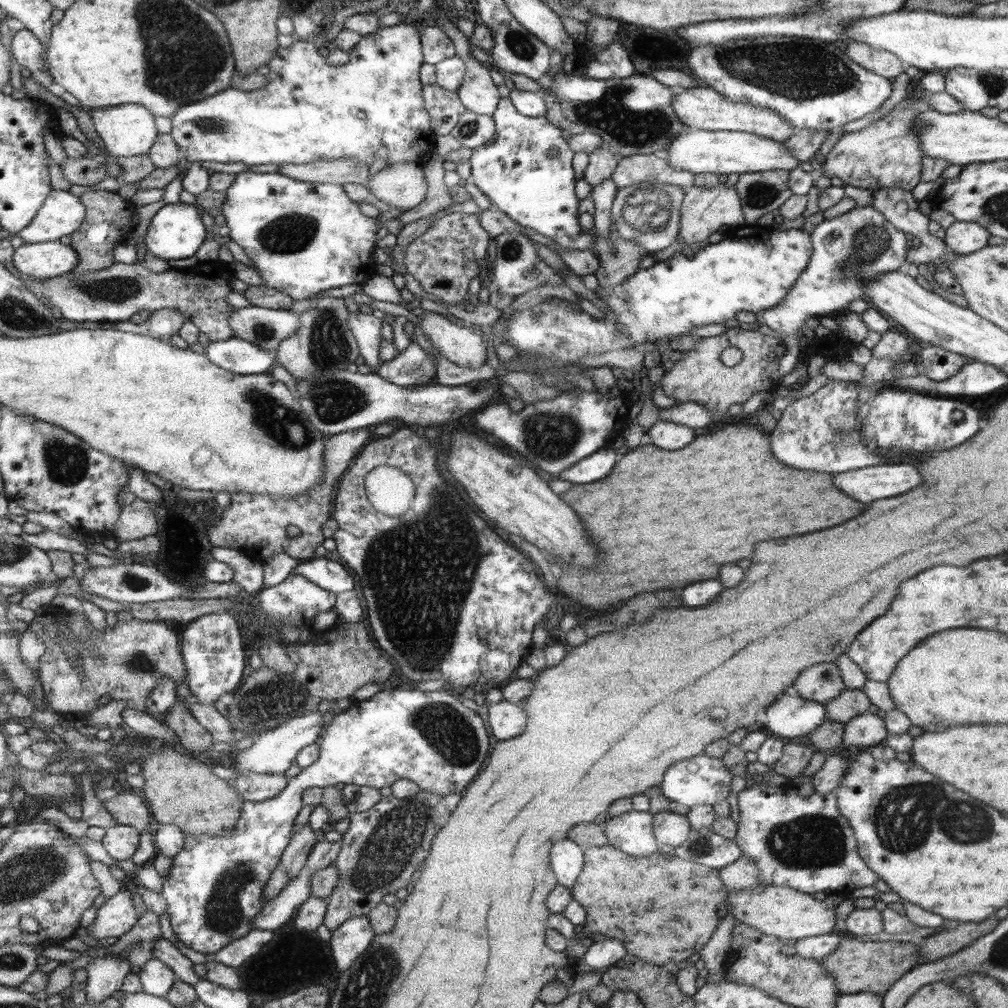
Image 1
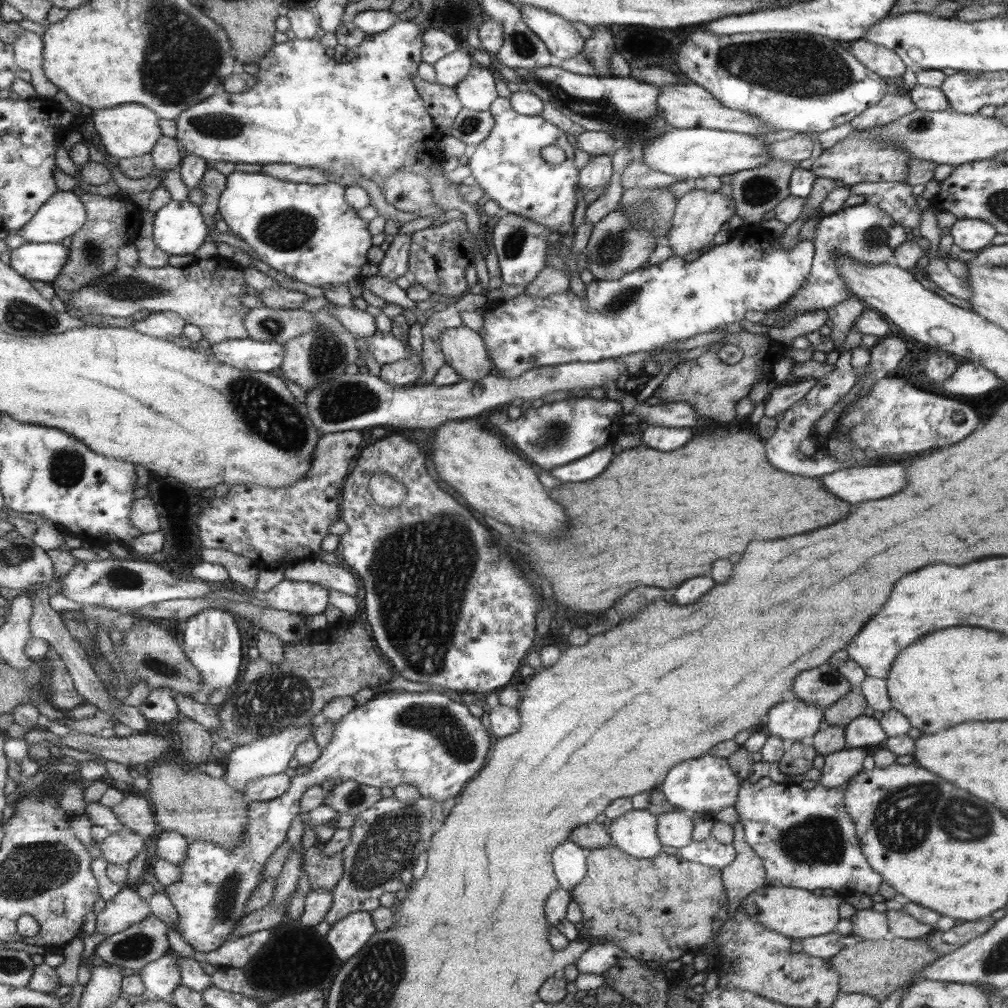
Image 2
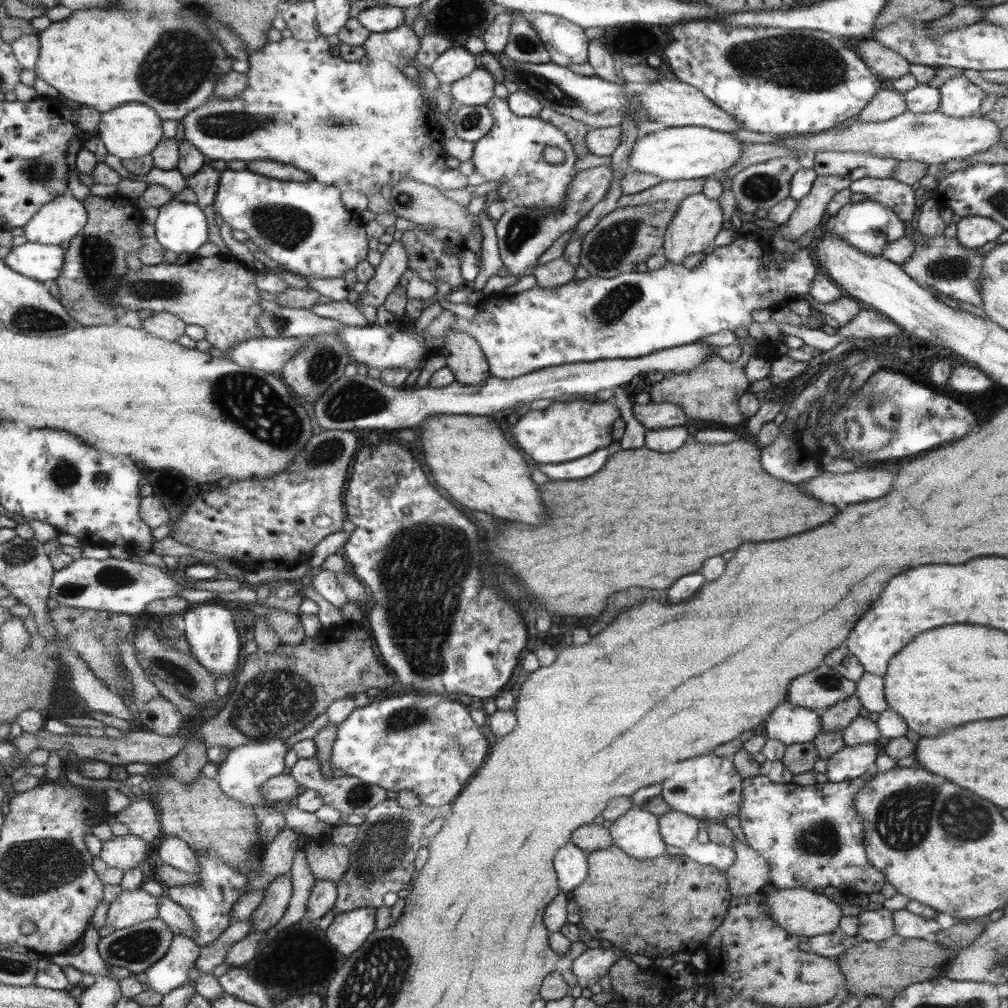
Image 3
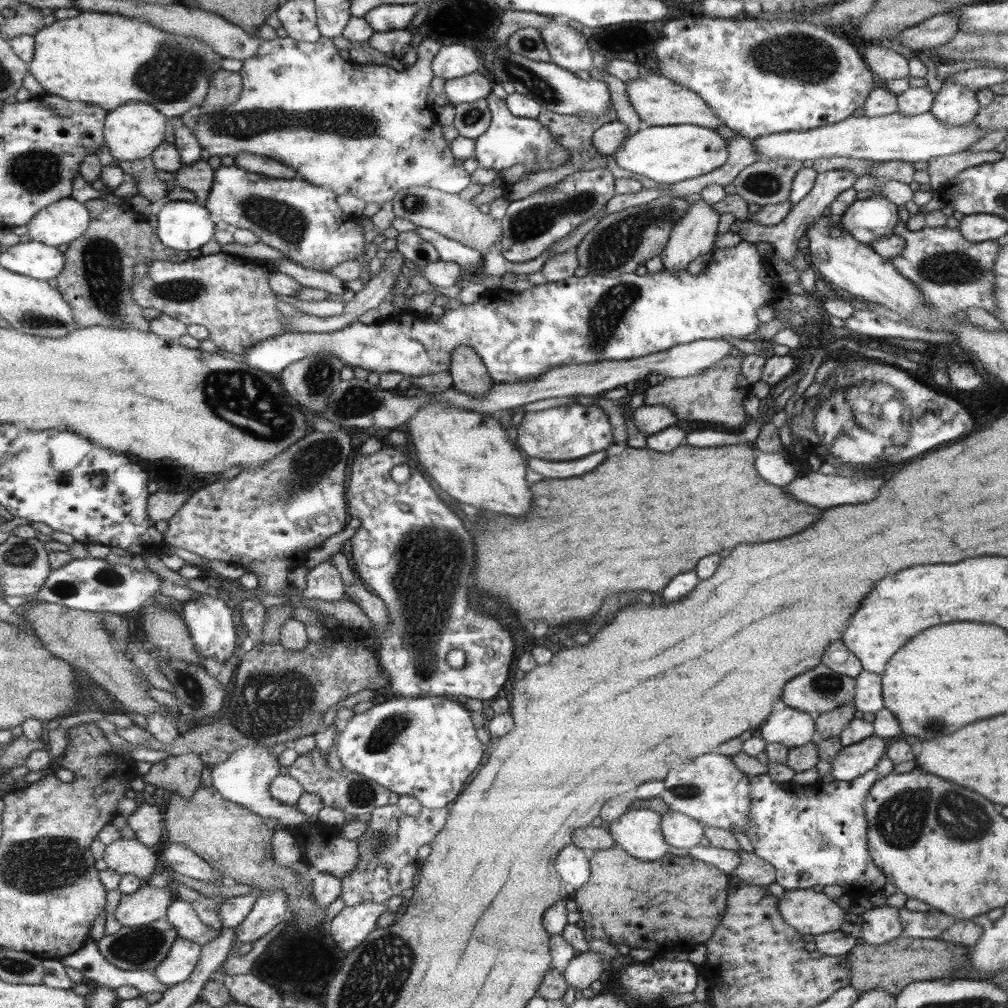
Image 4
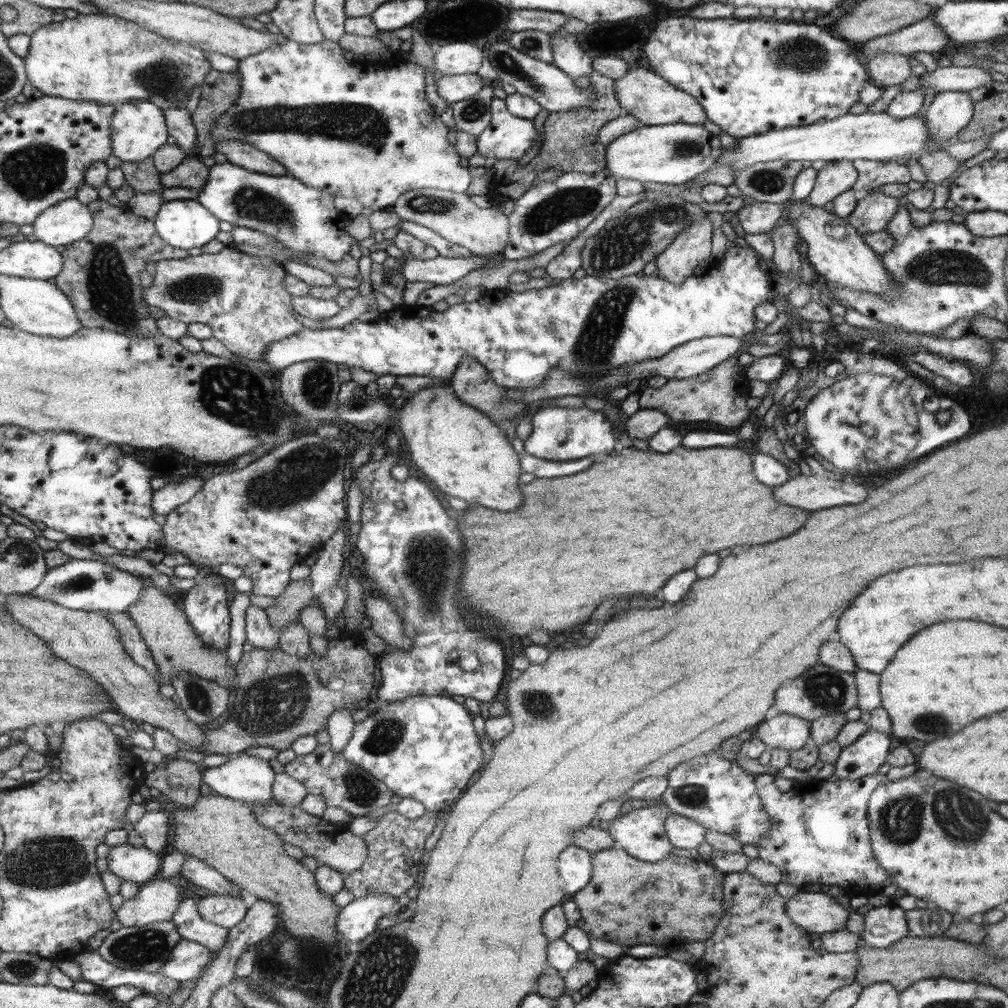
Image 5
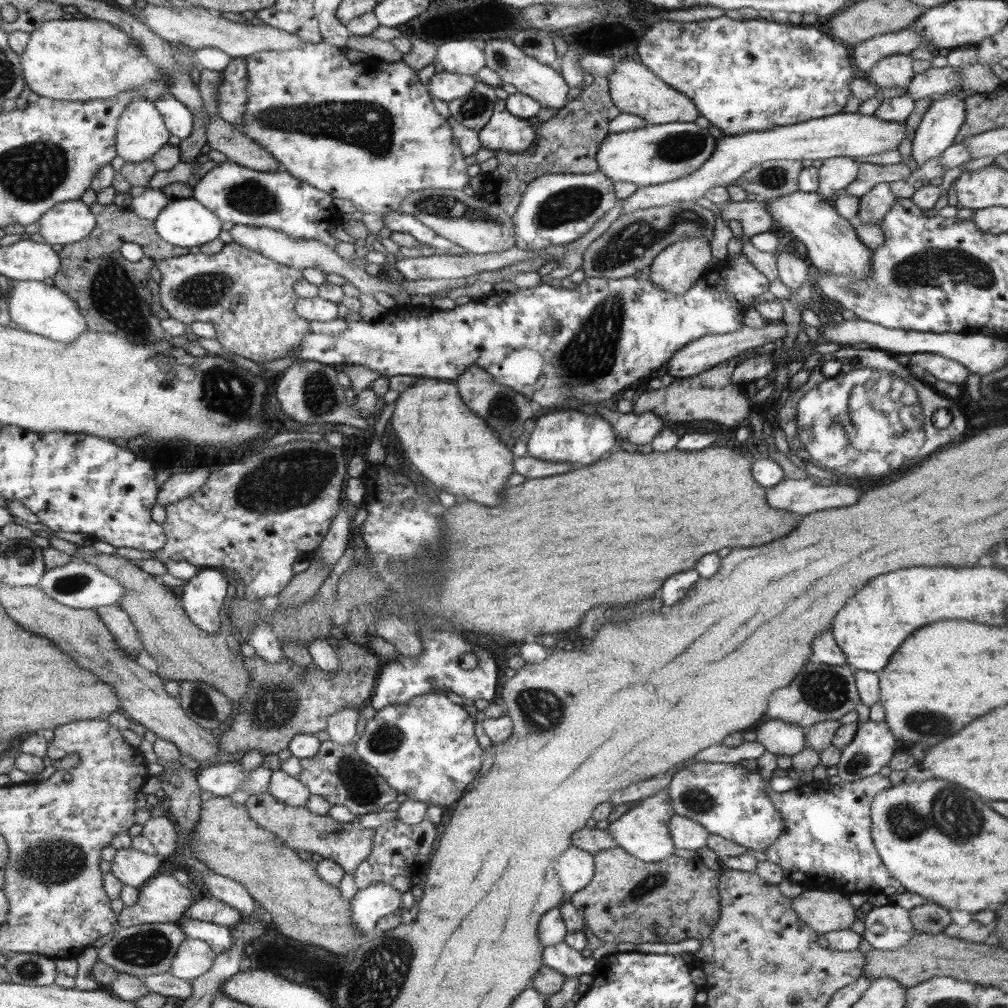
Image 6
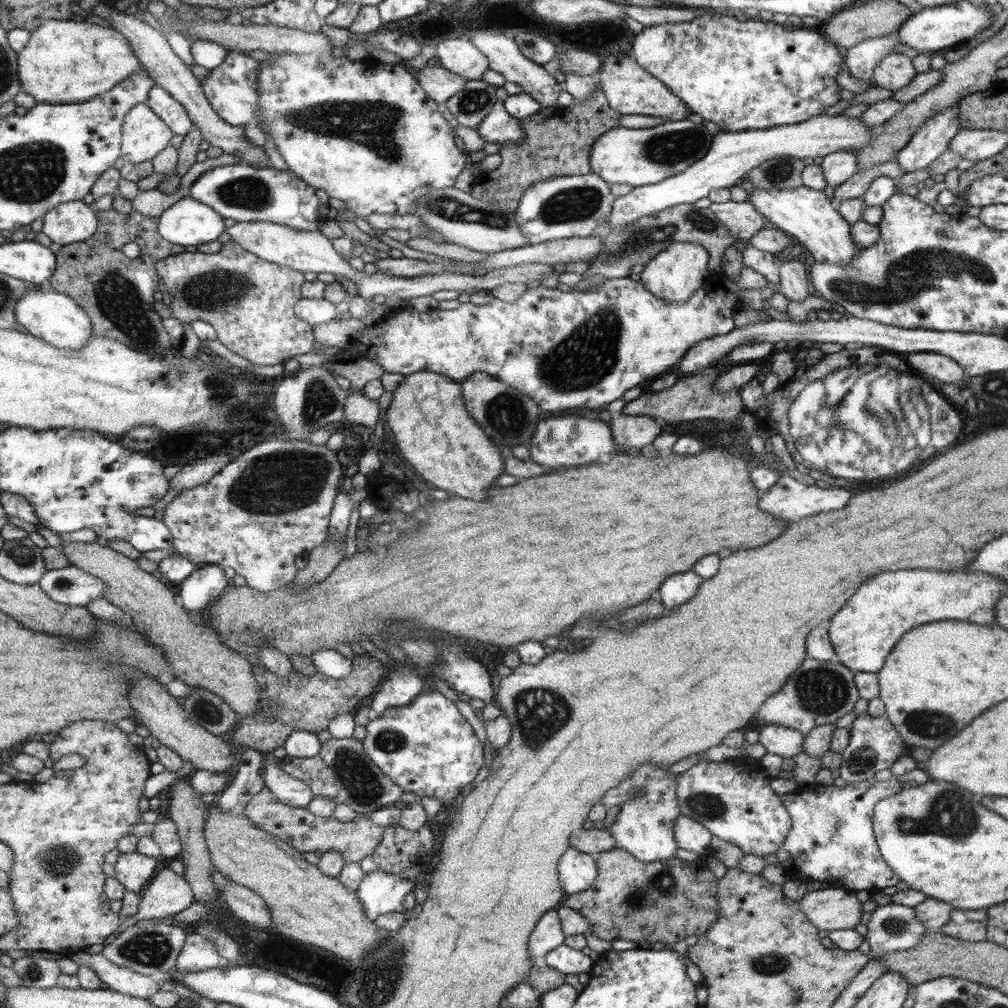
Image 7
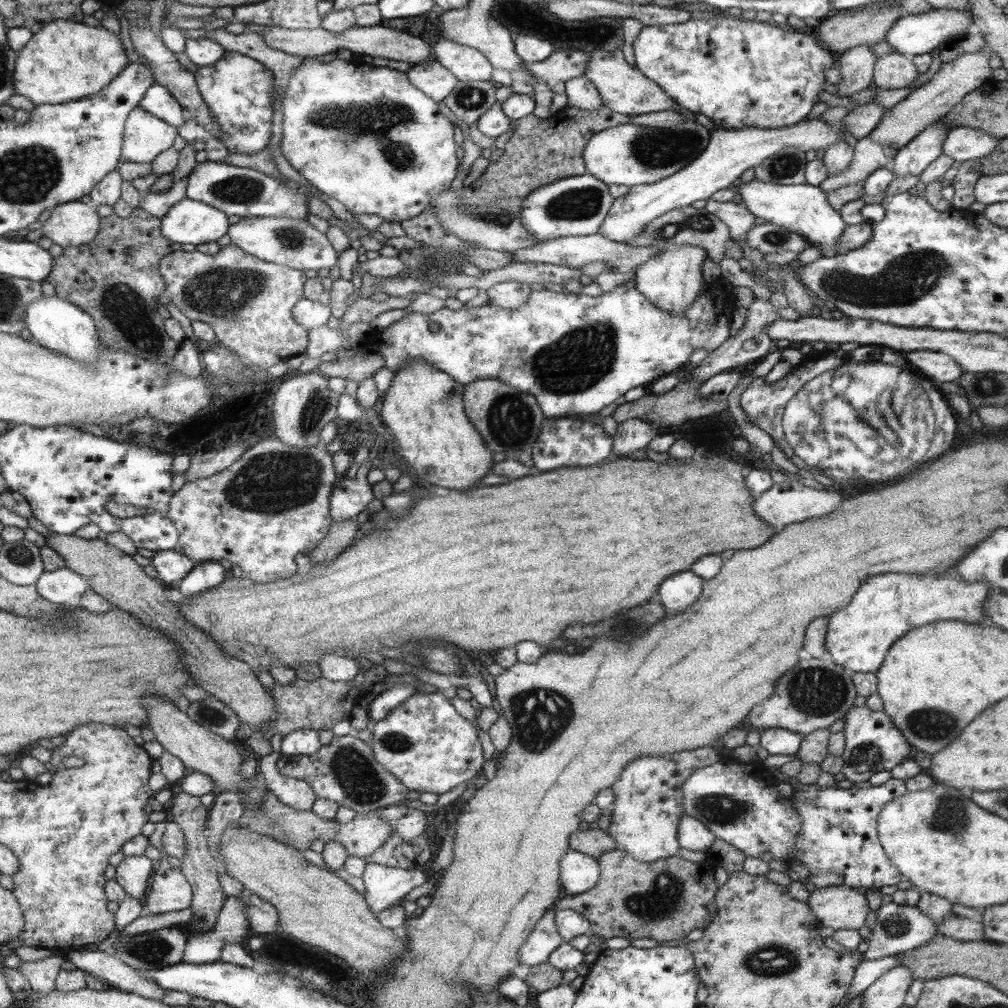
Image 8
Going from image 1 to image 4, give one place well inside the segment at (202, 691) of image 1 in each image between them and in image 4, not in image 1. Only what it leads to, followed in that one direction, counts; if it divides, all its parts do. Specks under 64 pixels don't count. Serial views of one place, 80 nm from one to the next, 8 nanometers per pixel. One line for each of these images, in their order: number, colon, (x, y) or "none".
2: (212, 641)
3: (215, 643)
4: (208, 618)

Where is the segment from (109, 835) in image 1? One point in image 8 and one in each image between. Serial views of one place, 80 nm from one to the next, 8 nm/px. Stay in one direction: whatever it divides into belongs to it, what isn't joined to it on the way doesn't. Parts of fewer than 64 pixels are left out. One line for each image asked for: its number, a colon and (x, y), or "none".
2: (121, 847)
3: (123, 852)
4: (127, 857)
5: (129, 863)
6: (132, 867)
7: (134, 870)
8: (132, 873)

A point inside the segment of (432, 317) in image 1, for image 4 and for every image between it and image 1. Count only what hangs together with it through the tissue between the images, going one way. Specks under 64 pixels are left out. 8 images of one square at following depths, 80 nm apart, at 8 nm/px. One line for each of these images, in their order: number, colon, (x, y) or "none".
2: (465, 351)
3: (464, 356)
4: (469, 373)

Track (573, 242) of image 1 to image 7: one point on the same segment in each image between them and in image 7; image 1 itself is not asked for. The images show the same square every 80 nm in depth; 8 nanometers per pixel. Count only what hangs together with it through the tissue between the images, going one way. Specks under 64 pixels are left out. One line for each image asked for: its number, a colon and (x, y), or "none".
2: (507, 165)
3: (511, 152)
4: (509, 140)
5: (507, 137)
6: (504, 131)
7: (498, 126)

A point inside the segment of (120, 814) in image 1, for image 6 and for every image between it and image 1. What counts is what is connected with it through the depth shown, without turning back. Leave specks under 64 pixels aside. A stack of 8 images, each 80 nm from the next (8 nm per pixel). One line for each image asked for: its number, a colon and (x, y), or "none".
2: (135, 813)
3: (141, 818)
4: (146, 821)
5: (153, 827)
6: (160, 830)

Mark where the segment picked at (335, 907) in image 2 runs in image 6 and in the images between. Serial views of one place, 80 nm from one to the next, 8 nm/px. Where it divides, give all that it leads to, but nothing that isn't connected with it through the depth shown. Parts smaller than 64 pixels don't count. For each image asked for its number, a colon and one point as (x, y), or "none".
3: (382, 856)
4: (388, 863)
5: (396, 859)
6: (400, 853)

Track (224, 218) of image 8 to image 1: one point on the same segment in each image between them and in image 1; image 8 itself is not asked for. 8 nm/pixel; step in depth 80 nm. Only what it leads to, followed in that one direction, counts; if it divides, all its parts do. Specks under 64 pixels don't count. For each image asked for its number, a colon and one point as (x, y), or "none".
1: (176, 232)
2: (179, 229)
3: (182, 227)
4: (185, 226)
5: (186, 224)
6: (186, 222)
7: (189, 222)

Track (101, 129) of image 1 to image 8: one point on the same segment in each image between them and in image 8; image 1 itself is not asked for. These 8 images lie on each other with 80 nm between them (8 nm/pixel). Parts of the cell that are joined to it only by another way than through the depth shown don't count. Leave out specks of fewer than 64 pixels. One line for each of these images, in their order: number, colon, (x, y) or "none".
2: (127, 130)
3: (133, 130)
4: (134, 131)
5: (138, 130)
6: (141, 132)
7: (145, 134)
8: (147, 136)

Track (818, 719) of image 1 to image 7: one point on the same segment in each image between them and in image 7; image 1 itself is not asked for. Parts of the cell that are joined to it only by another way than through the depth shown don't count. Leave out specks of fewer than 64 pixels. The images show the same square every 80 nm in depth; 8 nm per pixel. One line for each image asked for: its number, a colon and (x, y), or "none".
2: (792, 721)
3: (788, 724)
4: (791, 728)
5: (788, 732)
6: (779, 737)
7: (776, 739)

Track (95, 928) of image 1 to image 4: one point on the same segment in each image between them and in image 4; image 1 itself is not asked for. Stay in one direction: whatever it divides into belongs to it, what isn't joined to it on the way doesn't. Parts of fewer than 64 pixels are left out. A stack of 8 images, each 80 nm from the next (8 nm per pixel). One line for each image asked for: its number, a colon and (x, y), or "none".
2: (127, 908)
3: (129, 908)
4: (148, 904)

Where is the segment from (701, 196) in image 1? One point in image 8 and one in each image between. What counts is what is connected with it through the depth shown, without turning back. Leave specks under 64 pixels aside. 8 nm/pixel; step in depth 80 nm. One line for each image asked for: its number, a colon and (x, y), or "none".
2: (698, 216)
3: (698, 219)
4: (693, 236)
5: (692, 246)
6: (676, 269)
7: (674, 275)
8: (672, 281)

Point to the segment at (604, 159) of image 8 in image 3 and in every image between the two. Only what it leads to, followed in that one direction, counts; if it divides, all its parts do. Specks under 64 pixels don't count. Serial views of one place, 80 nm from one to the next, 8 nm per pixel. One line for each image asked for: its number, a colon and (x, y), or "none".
3: (690, 152)
4: (667, 155)
5: (675, 154)
6: (657, 154)
7: (637, 157)

